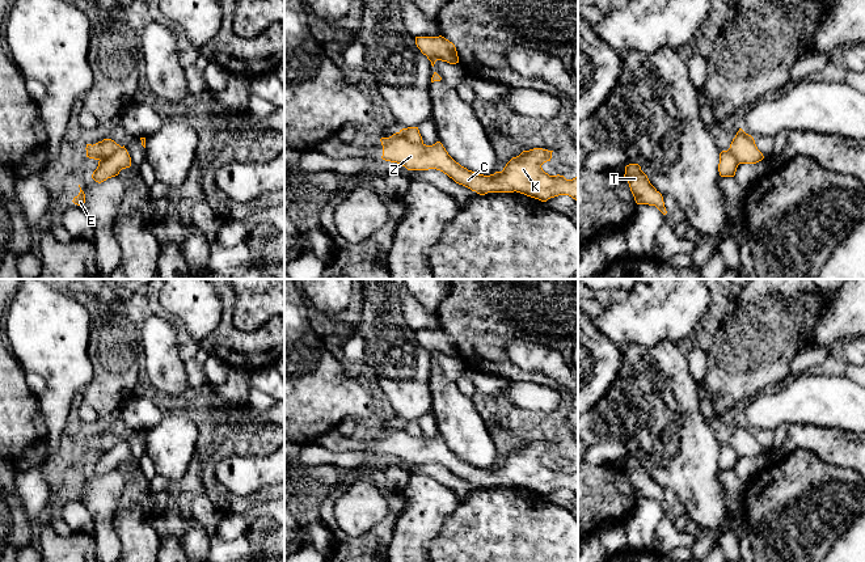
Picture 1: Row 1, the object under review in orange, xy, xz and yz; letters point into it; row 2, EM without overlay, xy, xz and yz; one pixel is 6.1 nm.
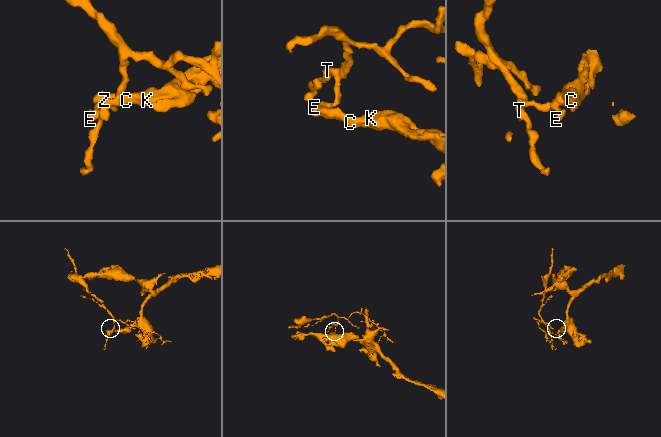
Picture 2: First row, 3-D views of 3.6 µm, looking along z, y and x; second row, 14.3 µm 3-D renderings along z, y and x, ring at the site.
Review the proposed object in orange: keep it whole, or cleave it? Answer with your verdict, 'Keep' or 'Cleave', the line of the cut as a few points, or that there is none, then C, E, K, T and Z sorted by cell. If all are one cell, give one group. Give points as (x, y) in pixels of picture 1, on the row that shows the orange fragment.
Cleave. Split along xy (123, 147), (100, 161). Groups: C K Z / E T

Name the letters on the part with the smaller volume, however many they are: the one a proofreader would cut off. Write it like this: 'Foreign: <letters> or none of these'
Foreign: E, T

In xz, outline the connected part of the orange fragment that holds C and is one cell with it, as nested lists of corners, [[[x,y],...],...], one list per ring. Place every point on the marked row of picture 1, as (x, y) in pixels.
[[[401,132],[381,138],[380,141],[383,160],[397,162],[408,170],[440,170],[456,183],[480,195],[516,191],[541,202],[558,195],[569,195],[578,200],[578,177],[566,179],[564,176],[549,176],[543,170],[541,165],[550,161],[553,151],[543,148],[523,151],[512,157],[502,172],[484,176],[456,162],[440,141],[432,145],[414,144]]]

